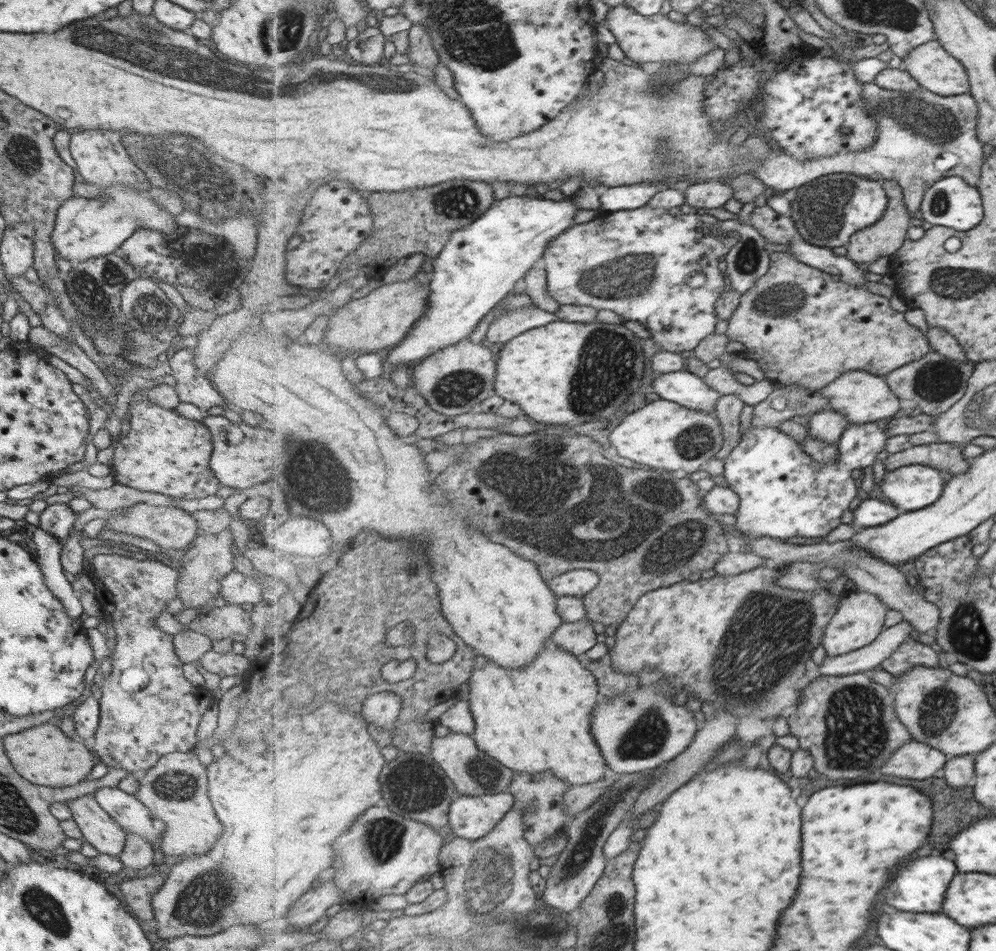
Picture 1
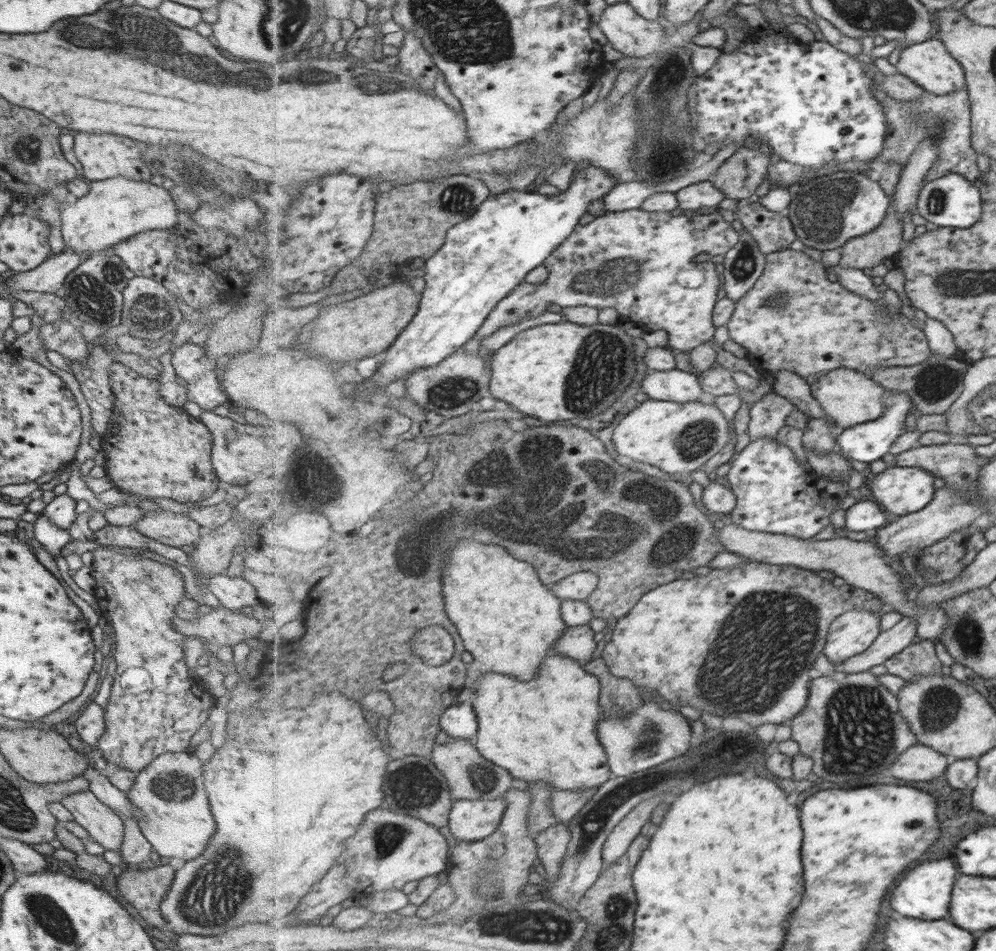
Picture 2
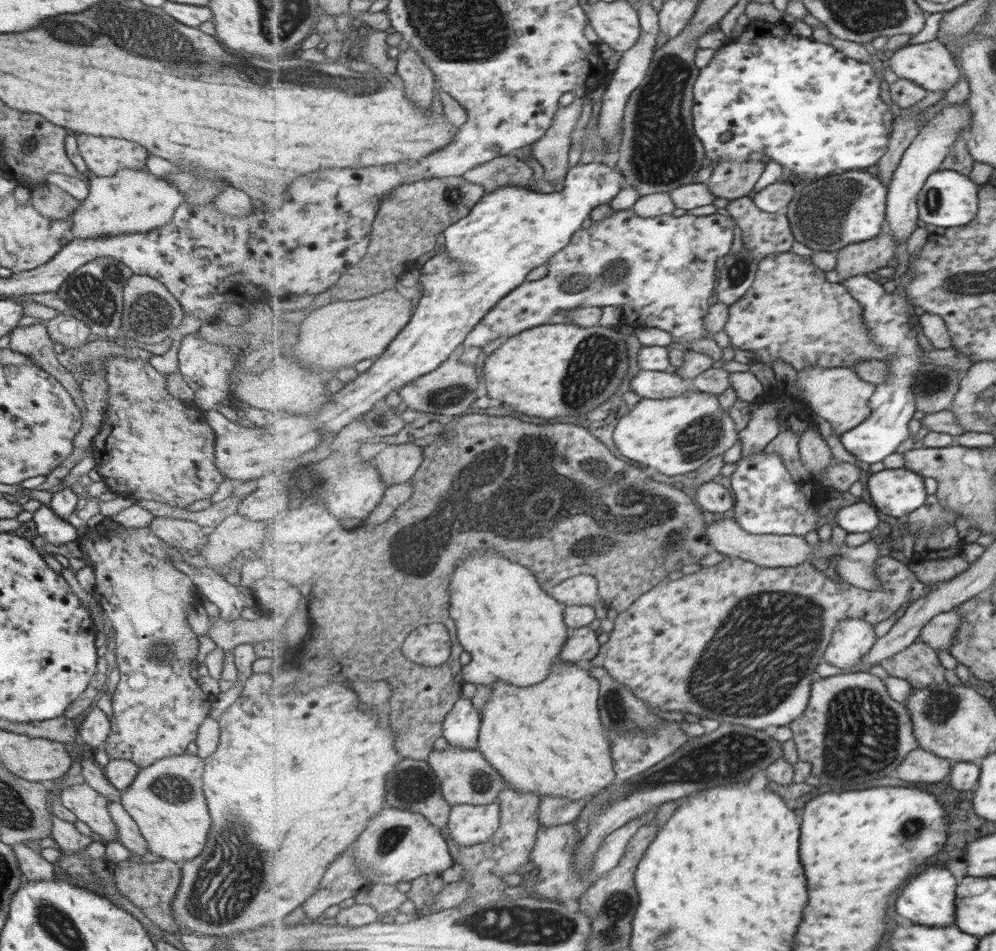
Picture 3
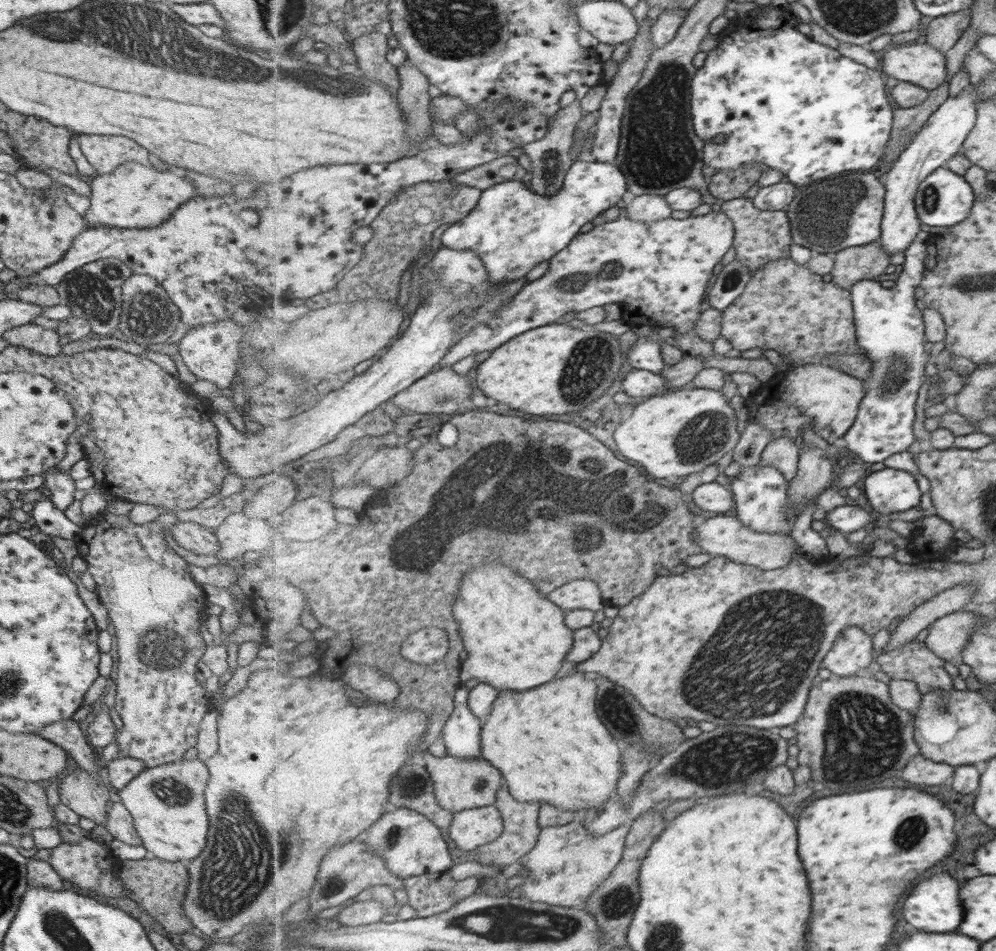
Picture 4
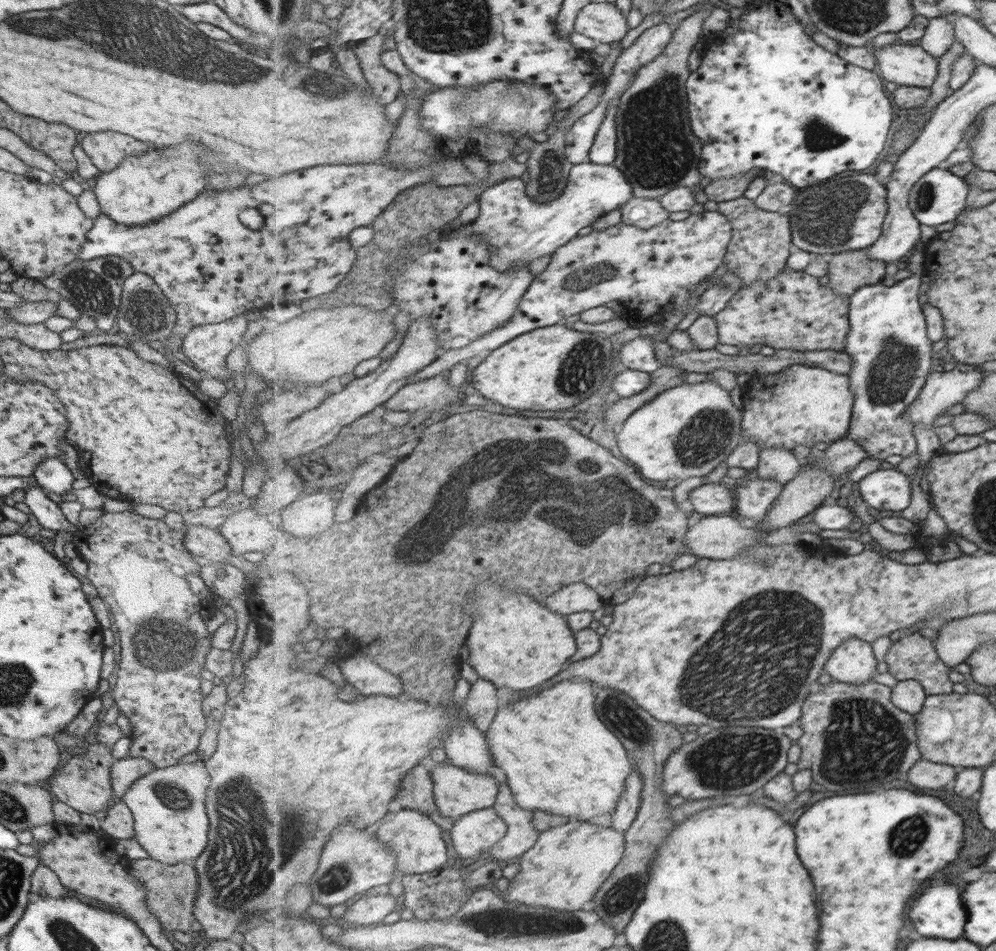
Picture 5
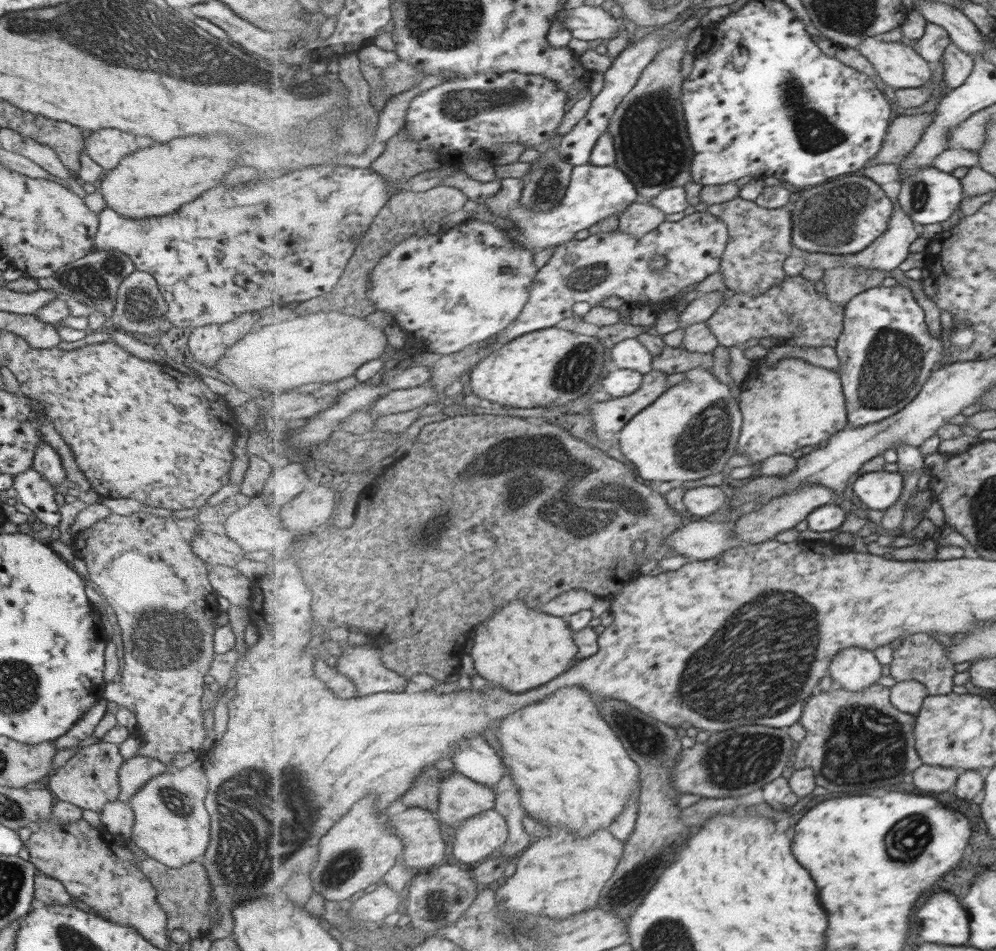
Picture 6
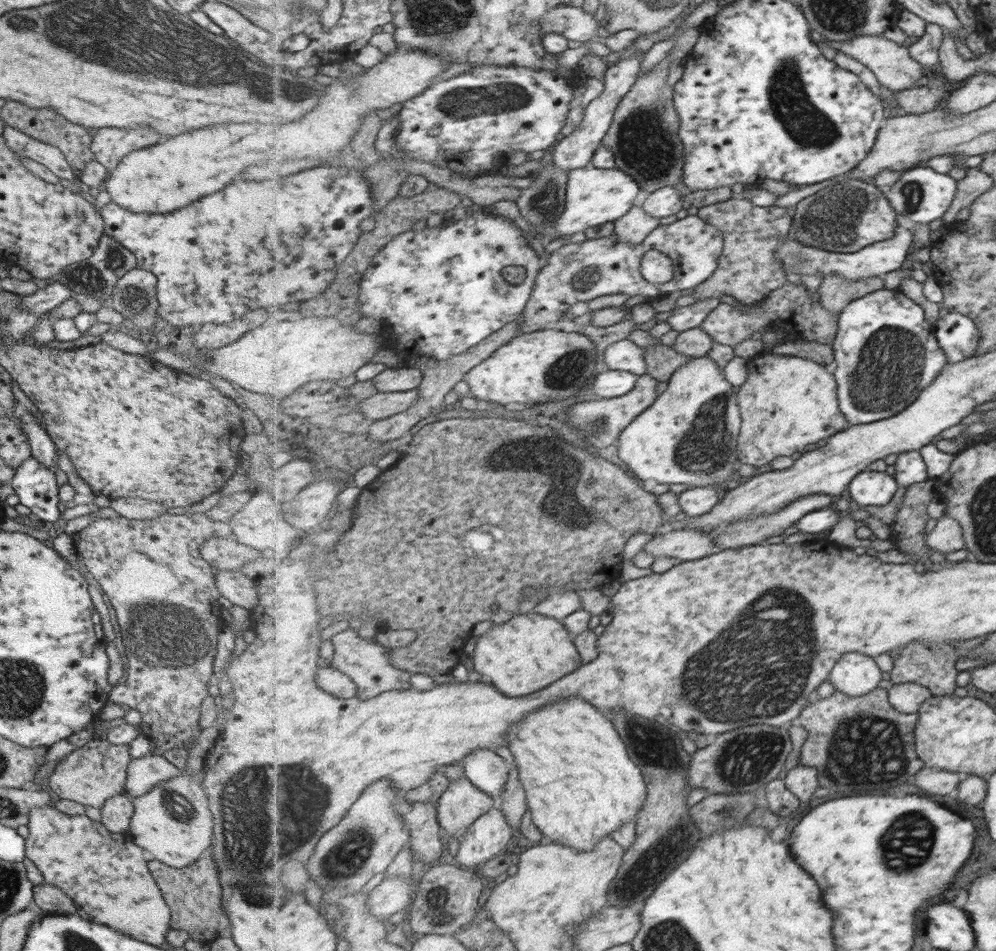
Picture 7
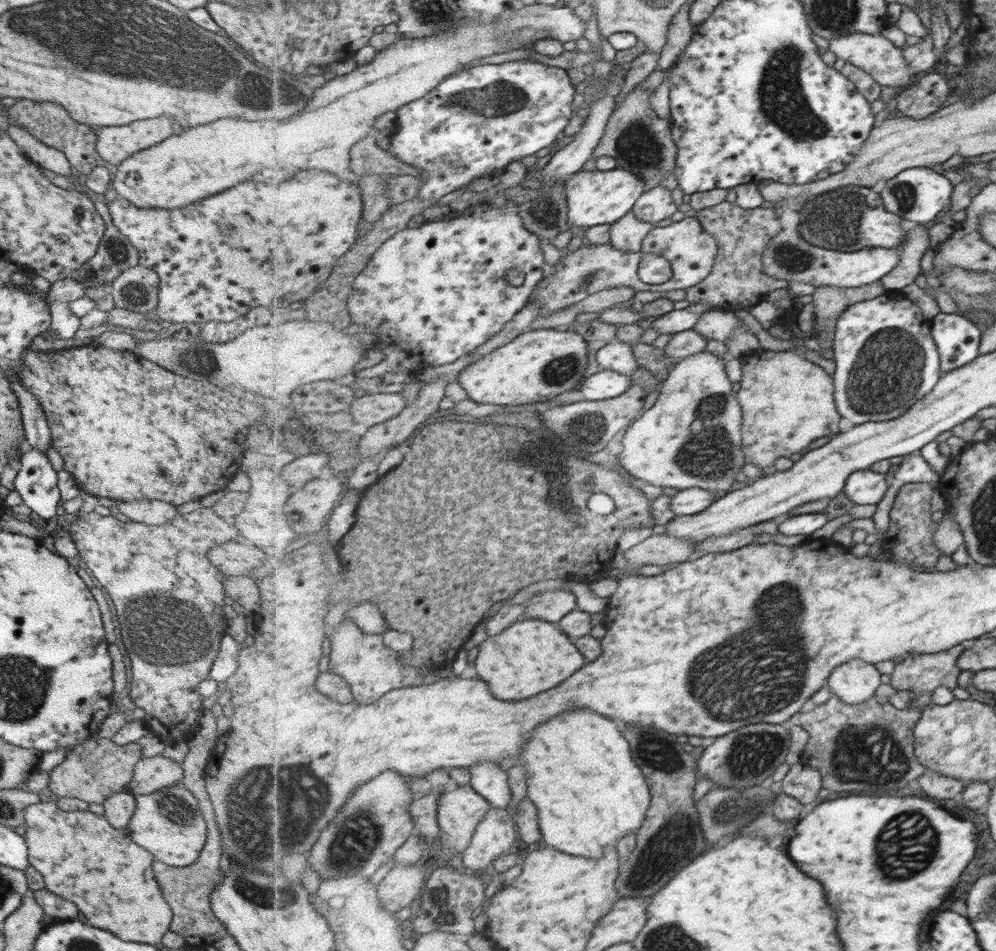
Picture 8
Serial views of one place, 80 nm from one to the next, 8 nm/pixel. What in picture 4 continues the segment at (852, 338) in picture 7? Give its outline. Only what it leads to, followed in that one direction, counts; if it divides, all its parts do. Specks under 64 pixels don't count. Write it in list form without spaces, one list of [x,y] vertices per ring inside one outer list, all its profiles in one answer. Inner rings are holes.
[[[921,232],[914,244],[904,252],[906,261],[904,271],[901,273],[896,285],[891,288],[884,288],[880,282],[875,280],[863,280],[851,288],[855,321],[858,327],[859,347],[865,349],[866,355],[872,360],[872,371],[863,380],[866,387],[866,398],[862,400],[861,410],[854,426],[844,436],[847,450],[857,453],[860,461],[867,464],[883,462],[893,454],[905,452],[913,446],[915,434],[913,434],[913,424],[915,424],[915,404],[919,400],[919,390],[923,386],[923,381],[927,377],[929,370],[930,355],[927,354],[926,321],[924,320],[924,310],[917,308],[917,291],[920,290],[922,281],[925,279],[927,244],[932,240],[929,232]]]

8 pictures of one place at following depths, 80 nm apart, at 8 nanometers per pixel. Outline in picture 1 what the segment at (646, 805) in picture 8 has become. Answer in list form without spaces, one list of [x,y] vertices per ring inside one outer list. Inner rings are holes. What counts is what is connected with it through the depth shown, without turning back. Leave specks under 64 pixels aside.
[[[553,639],[546,643],[544,650],[540,652],[540,655],[535,659],[535,662],[532,662],[530,666],[525,666],[523,668],[514,668],[513,670],[510,668],[503,668],[498,664],[495,664],[492,660],[489,660],[486,656],[477,655],[476,665],[474,666],[474,671],[473,674],[471,674],[468,685],[470,688],[468,701],[470,702],[471,713],[476,721],[476,729],[474,730],[473,737],[476,740],[479,749],[495,758],[495,760],[498,760],[501,764],[512,768],[516,773],[520,771],[528,772],[528,774],[540,774],[540,772],[551,771],[555,773],[555,776],[559,776],[561,780],[571,784],[571,786],[581,786],[582,784],[599,782],[600,780],[603,780],[606,775],[610,774],[609,764],[606,761],[606,758],[603,757],[592,730],[591,719],[593,719],[593,712],[595,712],[595,707],[597,707],[597,704],[602,700],[597,678],[594,676],[593,672],[587,670],[586,662],[582,660],[581,657],[558,646]]]

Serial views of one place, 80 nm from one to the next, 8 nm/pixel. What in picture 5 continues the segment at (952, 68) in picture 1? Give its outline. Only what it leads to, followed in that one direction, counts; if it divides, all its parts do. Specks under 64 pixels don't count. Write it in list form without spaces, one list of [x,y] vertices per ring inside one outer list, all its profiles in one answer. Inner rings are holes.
[[[896,42],[883,48],[867,44],[880,65],[881,76],[900,86],[929,88],[935,82],[937,58],[921,45]]]

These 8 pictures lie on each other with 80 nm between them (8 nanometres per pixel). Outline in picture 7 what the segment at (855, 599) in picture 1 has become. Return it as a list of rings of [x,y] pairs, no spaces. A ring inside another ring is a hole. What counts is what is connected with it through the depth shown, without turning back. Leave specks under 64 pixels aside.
[[[847,652],[834,666],[829,680],[836,691],[859,697],[869,695],[880,687],[883,671],[879,668],[876,657]]]

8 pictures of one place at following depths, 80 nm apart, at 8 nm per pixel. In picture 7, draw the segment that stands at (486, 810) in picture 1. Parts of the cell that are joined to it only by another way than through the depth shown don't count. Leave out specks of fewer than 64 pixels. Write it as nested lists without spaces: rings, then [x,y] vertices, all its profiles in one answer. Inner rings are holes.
[[[495,807],[486,812],[459,840],[456,853],[458,864],[477,870],[495,856],[505,853],[509,842],[513,840],[513,830],[503,809]]]

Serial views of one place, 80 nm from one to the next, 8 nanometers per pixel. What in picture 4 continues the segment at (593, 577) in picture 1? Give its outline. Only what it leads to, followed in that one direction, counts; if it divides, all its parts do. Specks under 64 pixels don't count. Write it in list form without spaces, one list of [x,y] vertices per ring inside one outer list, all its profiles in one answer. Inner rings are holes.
[[[581,577],[548,593],[548,599],[567,611],[587,609],[595,612],[605,608],[605,597],[597,581]]]

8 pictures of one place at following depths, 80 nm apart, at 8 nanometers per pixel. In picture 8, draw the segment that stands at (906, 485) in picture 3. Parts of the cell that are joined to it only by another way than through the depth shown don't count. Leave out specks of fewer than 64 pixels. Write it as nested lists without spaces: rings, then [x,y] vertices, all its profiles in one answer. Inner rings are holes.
[[[870,468],[851,474],[847,480],[846,496],[856,504],[879,504],[890,485],[890,475]]]

